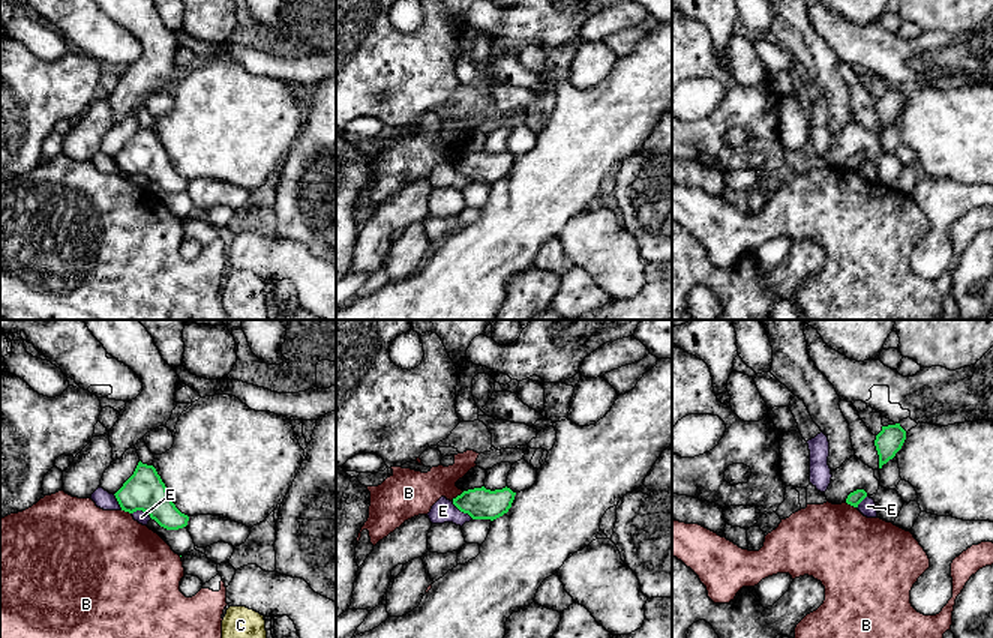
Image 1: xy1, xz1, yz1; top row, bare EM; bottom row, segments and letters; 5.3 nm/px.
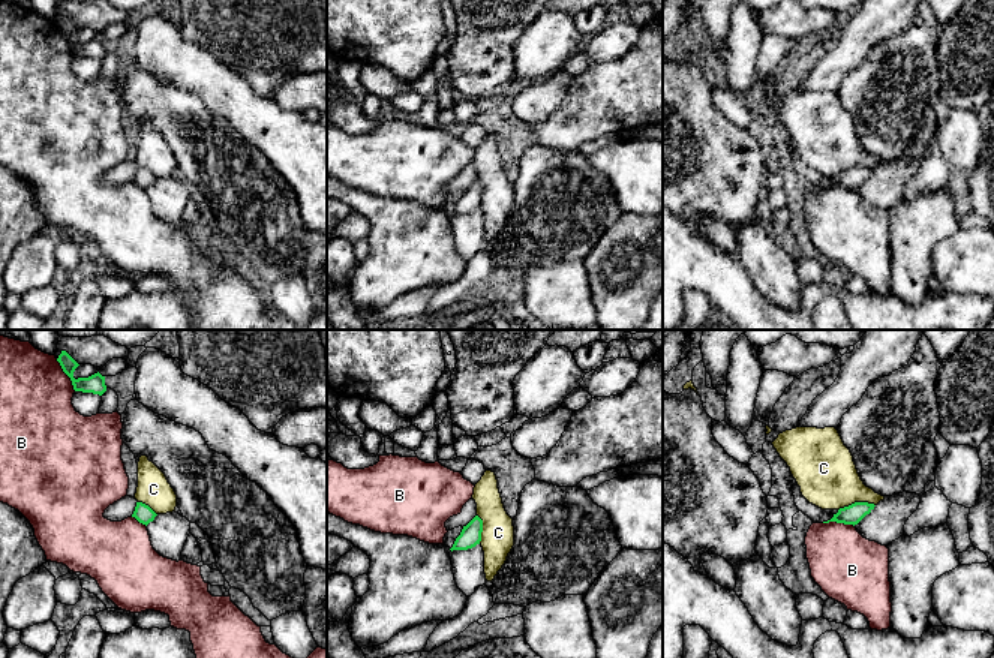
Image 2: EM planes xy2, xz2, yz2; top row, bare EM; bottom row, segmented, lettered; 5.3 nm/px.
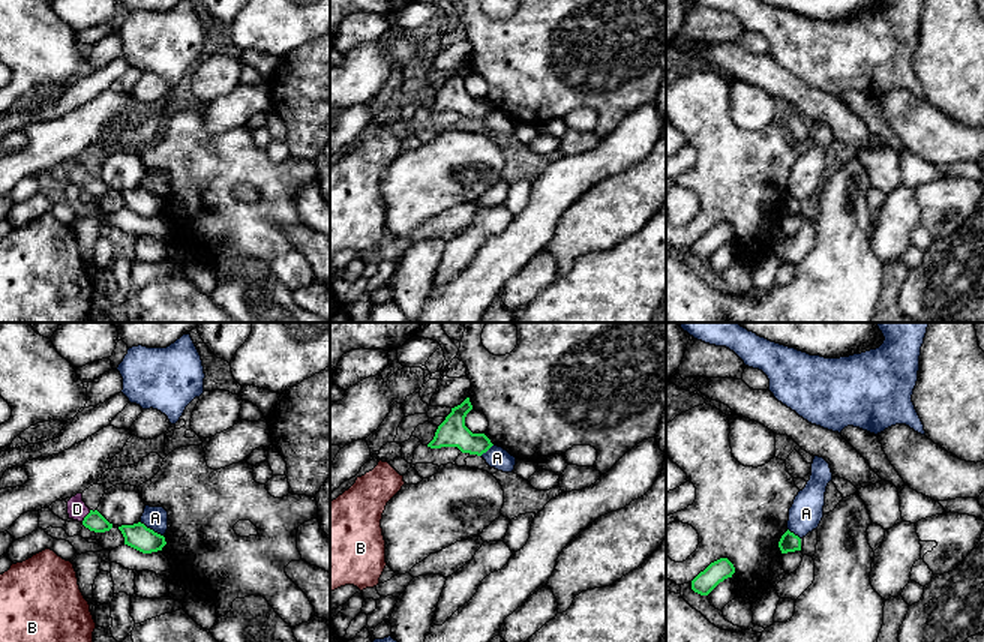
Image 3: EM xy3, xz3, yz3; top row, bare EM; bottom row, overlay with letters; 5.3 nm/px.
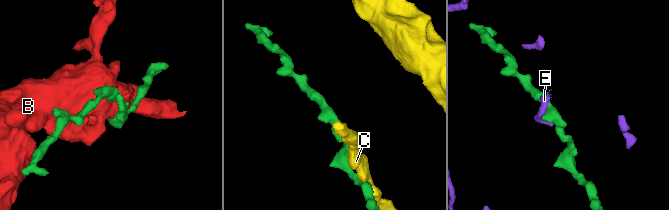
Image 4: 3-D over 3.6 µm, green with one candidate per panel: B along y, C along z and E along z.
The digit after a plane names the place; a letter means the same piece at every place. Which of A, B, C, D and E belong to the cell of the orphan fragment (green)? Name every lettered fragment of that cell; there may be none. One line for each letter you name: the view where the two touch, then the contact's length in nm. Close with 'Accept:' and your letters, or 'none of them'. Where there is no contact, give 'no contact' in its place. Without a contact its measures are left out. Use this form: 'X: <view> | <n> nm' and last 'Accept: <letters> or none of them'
D: xy3 | 90 nm
Accept: D

